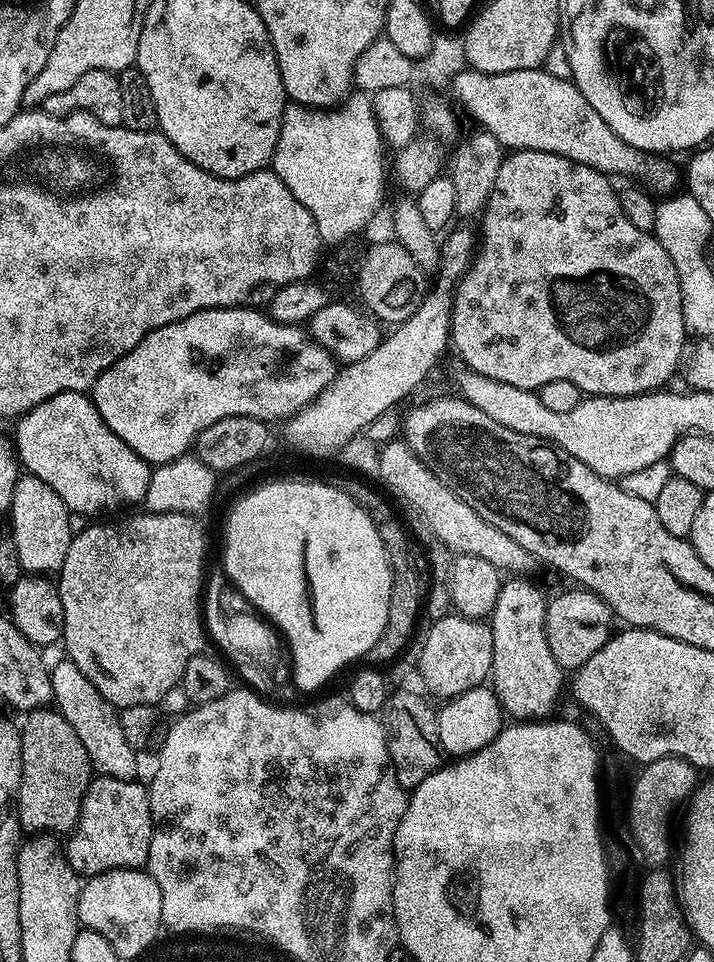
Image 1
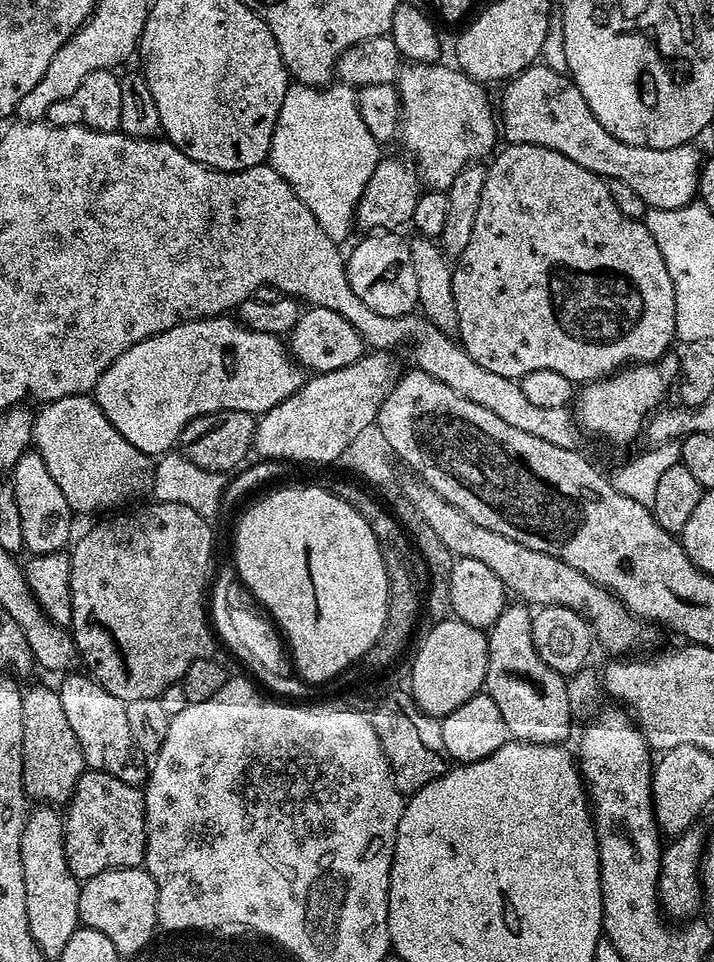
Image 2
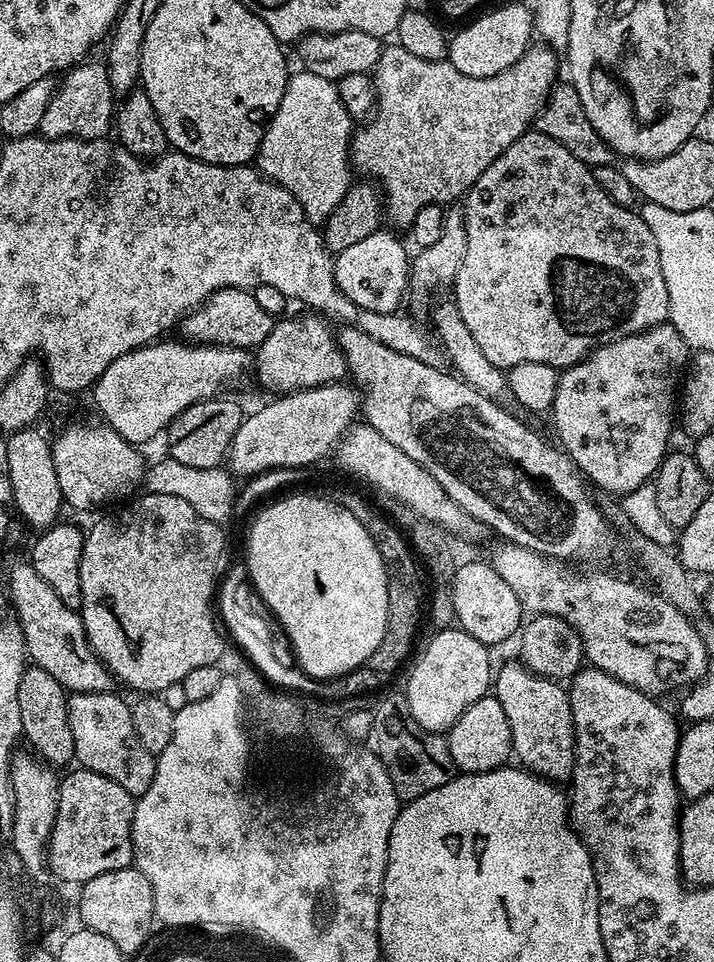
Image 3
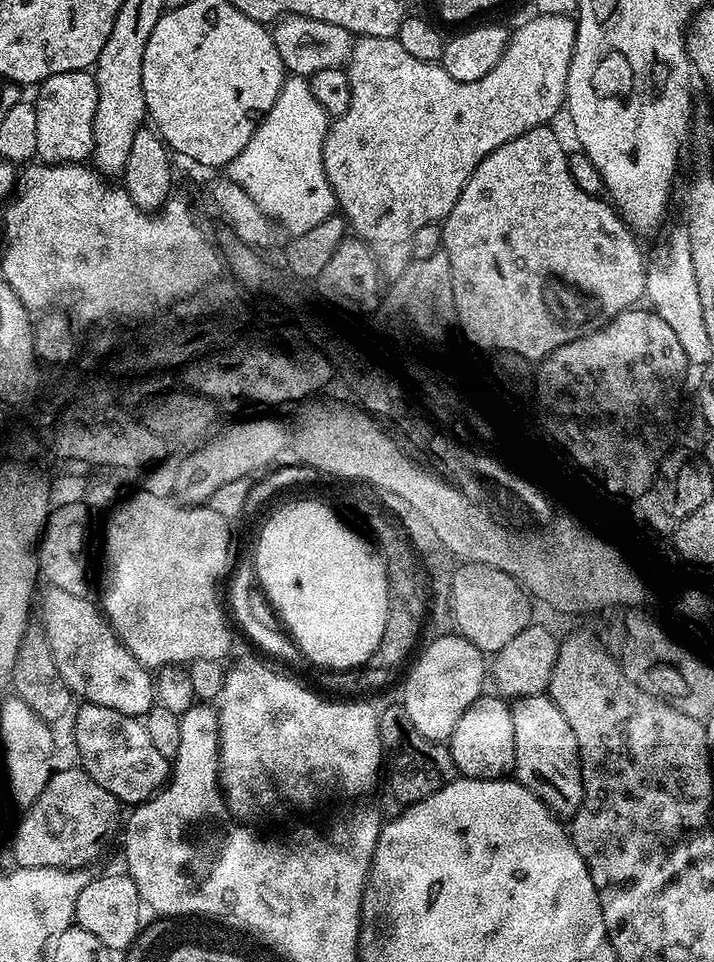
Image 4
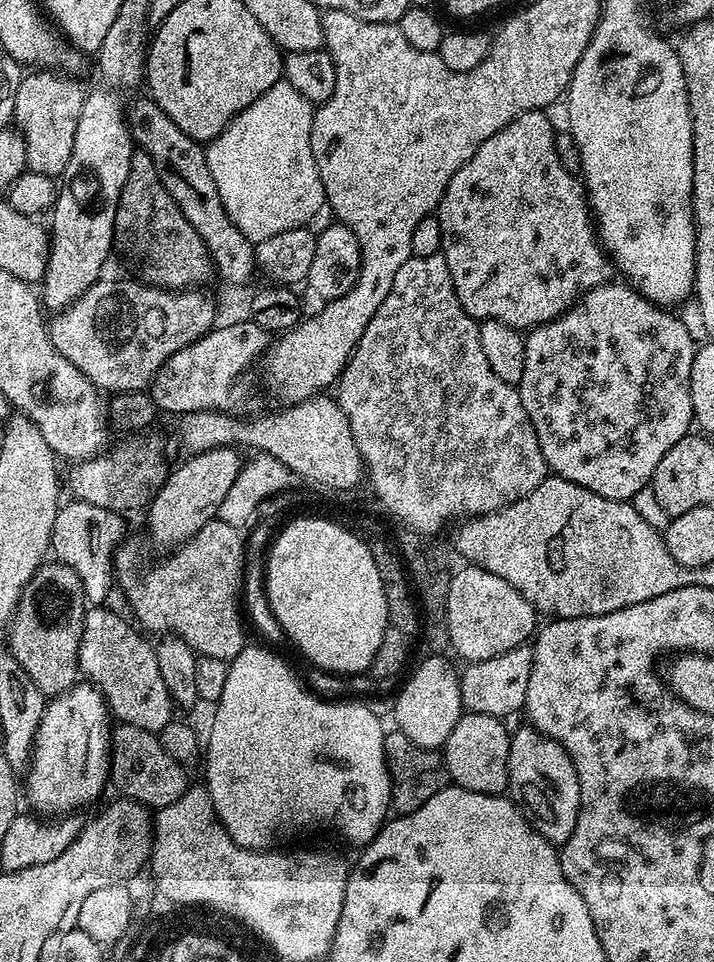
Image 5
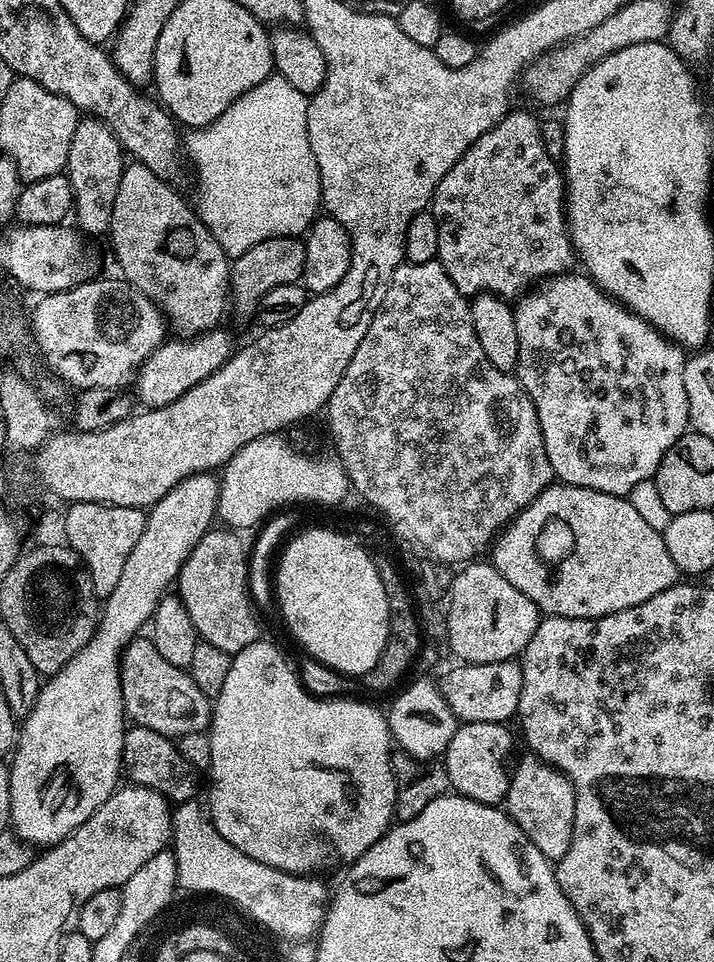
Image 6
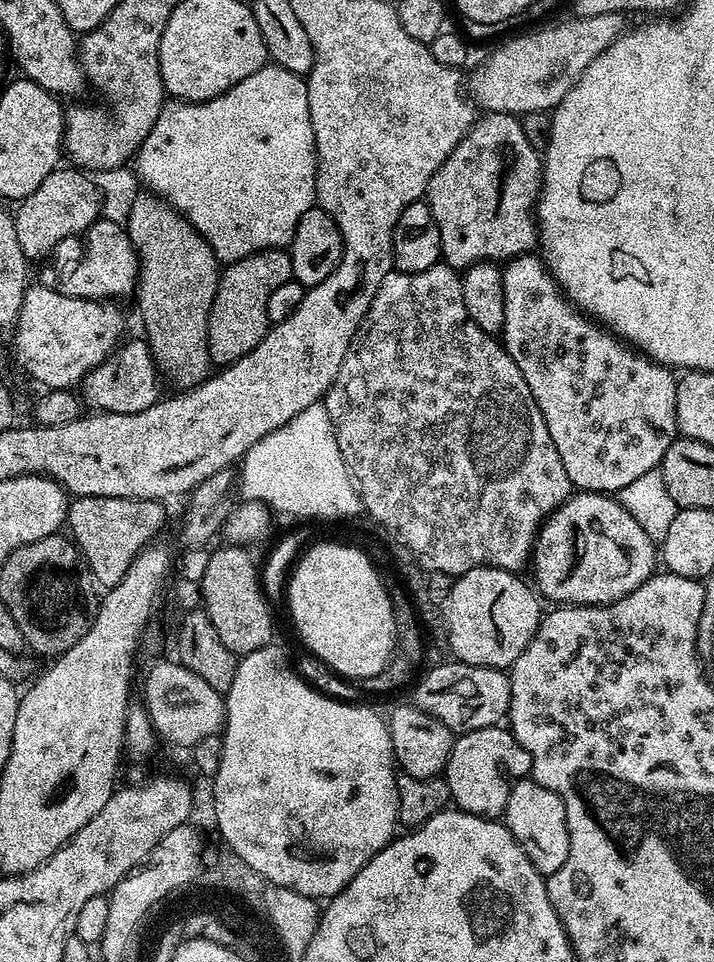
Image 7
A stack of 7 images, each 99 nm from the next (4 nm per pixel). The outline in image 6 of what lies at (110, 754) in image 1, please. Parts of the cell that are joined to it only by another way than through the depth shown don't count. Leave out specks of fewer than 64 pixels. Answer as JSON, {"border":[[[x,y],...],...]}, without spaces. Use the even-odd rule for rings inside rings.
{"border":[[[132,726],[124,733],[124,745],[122,746],[122,772],[125,777],[128,776],[133,785],[137,788],[149,788],[158,794],[162,794],[173,805],[186,804],[193,799],[192,796],[196,791],[201,791],[202,776],[197,768],[190,766],[190,762],[186,762],[186,758],[182,758],[182,754],[176,748],[176,740],[158,734],[149,728],[141,728]]]}

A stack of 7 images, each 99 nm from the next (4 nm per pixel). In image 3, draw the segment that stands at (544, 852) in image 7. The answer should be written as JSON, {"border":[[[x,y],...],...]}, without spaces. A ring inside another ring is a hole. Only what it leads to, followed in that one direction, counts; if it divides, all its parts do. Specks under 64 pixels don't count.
{"border":[[[523,663],[504,664],[494,672],[494,695],[496,701],[506,710],[506,722],[510,722],[512,756],[527,771],[557,785],[564,786],[572,779],[572,767],[576,764],[576,729],[572,727],[572,707],[563,687],[559,688],[552,678],[536,676],[524,667]]]}

